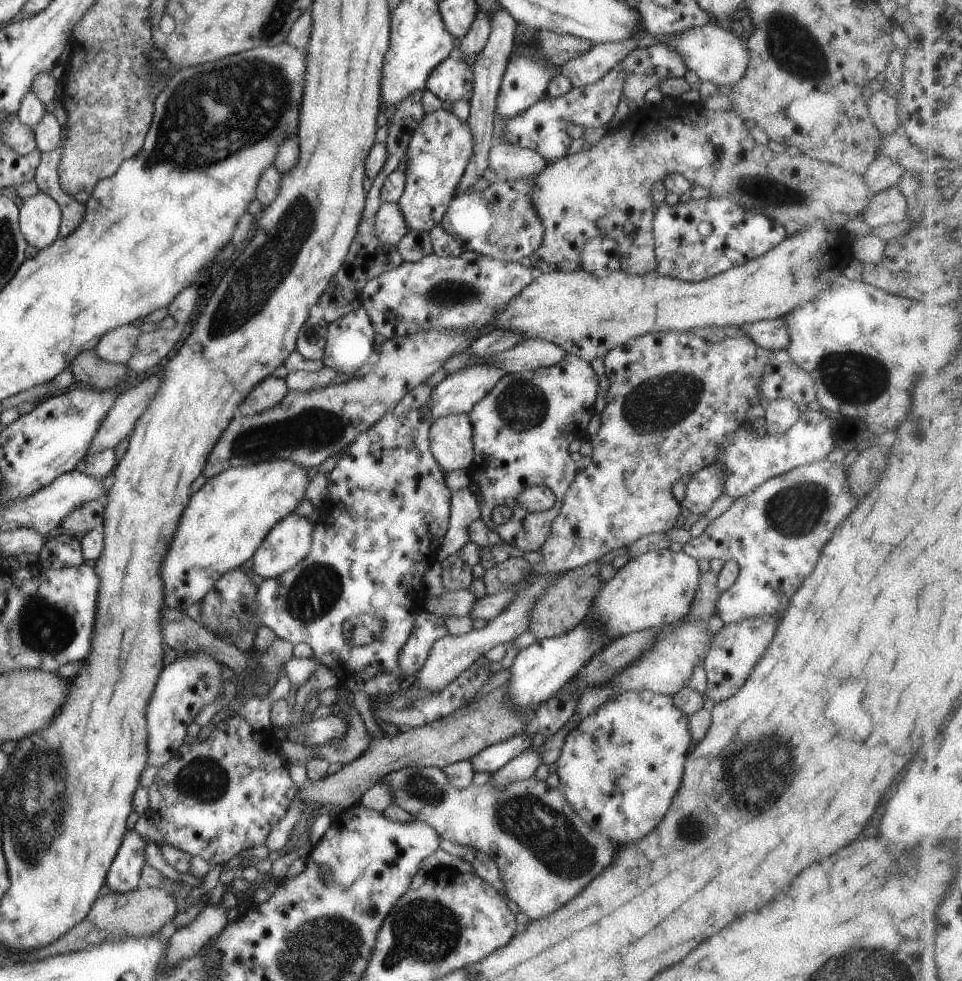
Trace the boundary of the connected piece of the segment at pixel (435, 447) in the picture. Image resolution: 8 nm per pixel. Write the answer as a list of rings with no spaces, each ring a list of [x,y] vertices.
[[[459,413],[436,418],[428,430],[428,445],[434,461],[444,473],[460,468],[469,470],[474,452],[472,449],[472,426],[467,414]]]

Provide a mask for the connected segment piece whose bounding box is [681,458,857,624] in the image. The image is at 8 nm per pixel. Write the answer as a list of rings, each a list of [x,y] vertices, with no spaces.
[[[823,458],[821,461],[799,465],[787,472],[768,478],[765,482],[759,483],[750,493],[737,497],[725,512],[709,521],[709,524],[707,524],[698,537],[691,537],[689,542],[681,547],[681,551],[695,560],[701,560],[701,558],[703,558],[703,560],[709,561],[712,558],[719,558],[719,560],[733,561],[738,566],[738,577],[735,578],[734,584],[726,591],[720,593],[716,602],[716,615],[720,618],[721,622],[724,622],[724,624],[736,623],[743,619],[763,616],[773,617],[779,620],[783,616],[791,595],[795,594],[795,591],[801,586],[803,579],[807,578],[807,575],[813,570],[815,562],[818,561],[821,548],[823,548],[823,544],[829,540],[829,536],[833,534],[835,526],[837,526],[839,522],[843,522],[843,518],[847,518],[847,514],[857,506],[857,498],[851,496],[851,492],[849,492],[849,488],[847,488],[847,472],[848,466],[843,464],[842,461],[830,462]]]

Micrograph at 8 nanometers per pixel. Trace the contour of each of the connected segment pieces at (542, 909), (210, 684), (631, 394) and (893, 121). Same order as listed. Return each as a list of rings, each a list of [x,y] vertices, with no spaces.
[[[405,767],[388,772],[379,782],[389,785],[391,802],[418,821],[426,822],[441,839],[460,845],[472,846],[485,853],[498,868],[503,894],[517,904],[532,921],[557,910],[563,902],[571,900],[607,862],[613,858],[613,842],[592,826],[583,822],[570,806],[558,787],[549,787],[536,778],[520,780],[502,787],[489,785],[456,789],[448,782],[442,769],[437,767]]]
[[[203,651],[183,653],[159,672],[157,684],[147,704],[147,767],[159,768],[179,750],[185,738],[187,725],[207,704],[222,696],[221,665]]]
[[[735,326],[645,333],[609,350],[602,358],[604,375],[609,380],[609,388],[604,393],[606,403],[600,413],[599,428],[588,439],[591,462],[582,472],[576,473],[563,495],[548,537],[538,550],[543,561],[531,565],[532,572],[515,587],[477,598],[467,617],[491,620],[531,577],[563,573],[598,560],[613,548],[628,547],[641,536],[665,533],[672,528],[680,507],[671,495],[673,482],[715,463],[719,451],[730,442],[731,434],[747,422],[747,408],[757,403],[765,404],[758,382],[762,380],[770,354],[770,349],[757,346]]]
[[[885,90],[874,92],[865,103],[875,128],[883,136],[899,131],[896,100],[888,96]]]

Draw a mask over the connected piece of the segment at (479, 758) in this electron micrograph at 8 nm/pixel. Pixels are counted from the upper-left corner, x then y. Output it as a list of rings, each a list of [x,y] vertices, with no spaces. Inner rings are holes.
[[[521,732],[492,746],[485,747],[481,751],[477,751],[471,758],[468,758],[468,761],[471,763],[475,773],[491,774],[508,760],[523,752],[523,749],[528,749],[530,746],[531,737]]]

